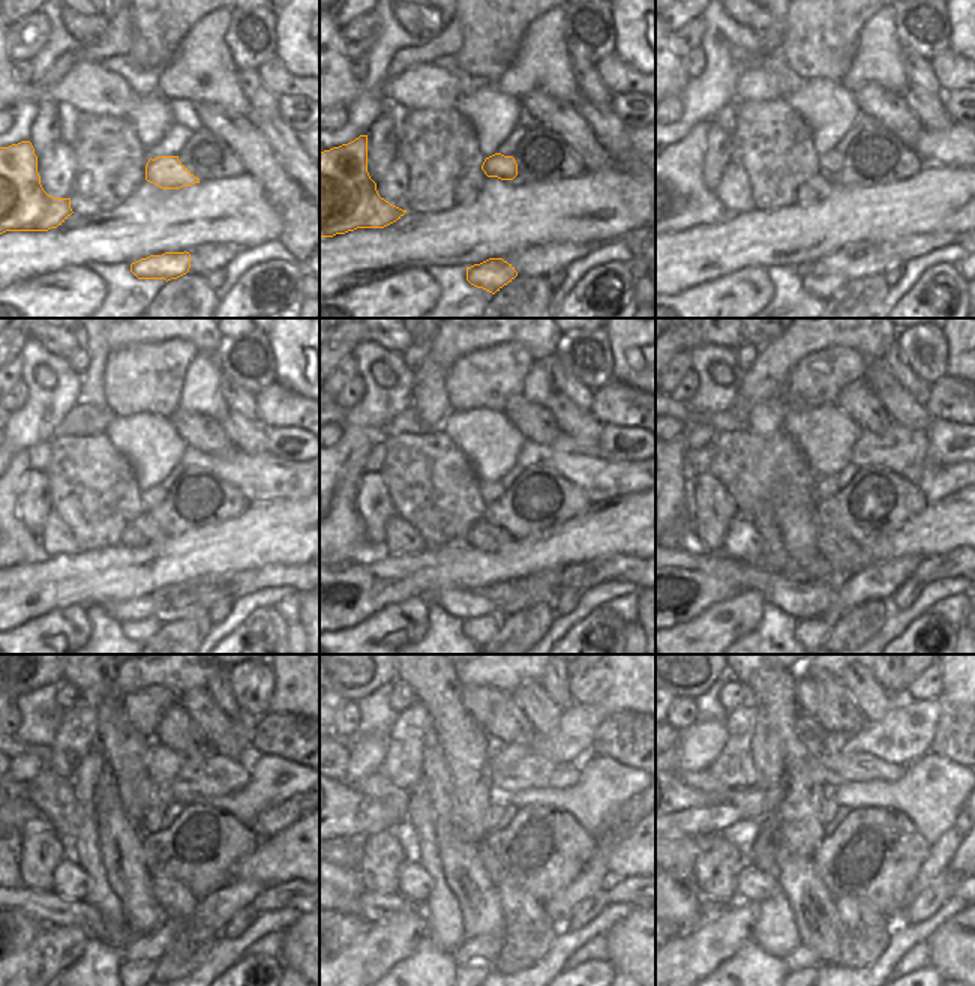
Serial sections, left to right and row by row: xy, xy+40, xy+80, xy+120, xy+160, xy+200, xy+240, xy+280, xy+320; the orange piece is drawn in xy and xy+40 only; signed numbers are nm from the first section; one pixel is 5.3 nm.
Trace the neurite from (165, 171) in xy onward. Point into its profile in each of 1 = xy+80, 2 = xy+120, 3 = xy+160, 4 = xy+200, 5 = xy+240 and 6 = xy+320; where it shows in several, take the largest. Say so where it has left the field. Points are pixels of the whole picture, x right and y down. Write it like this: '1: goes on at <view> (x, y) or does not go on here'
1: goes on at xy+80 (828, 164)
2: goes on at xy+120 (152, 497)
3: goes on at xy+160 (489, 491)
4: goes on at xy+200 (824, 486)
5: goes on at xy+240 (150, 823)
6: goes on at xy+320 (824, 820)

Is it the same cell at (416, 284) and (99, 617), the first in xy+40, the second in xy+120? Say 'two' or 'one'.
two

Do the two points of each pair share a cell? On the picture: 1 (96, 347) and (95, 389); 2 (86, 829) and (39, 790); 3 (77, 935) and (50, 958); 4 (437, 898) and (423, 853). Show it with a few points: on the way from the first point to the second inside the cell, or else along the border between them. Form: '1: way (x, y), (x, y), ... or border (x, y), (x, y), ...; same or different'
1: way (96, 357), (95, 378); same
2: border (72, 788), (83, 809), (80, 835), (75, 841); different
3: way (71, 938), (56, 952); same
4: way (438, 887), (438, 878), (431, 863); same

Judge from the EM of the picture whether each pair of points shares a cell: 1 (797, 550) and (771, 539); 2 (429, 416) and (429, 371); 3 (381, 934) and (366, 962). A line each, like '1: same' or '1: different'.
1: different
2: same
3: same

